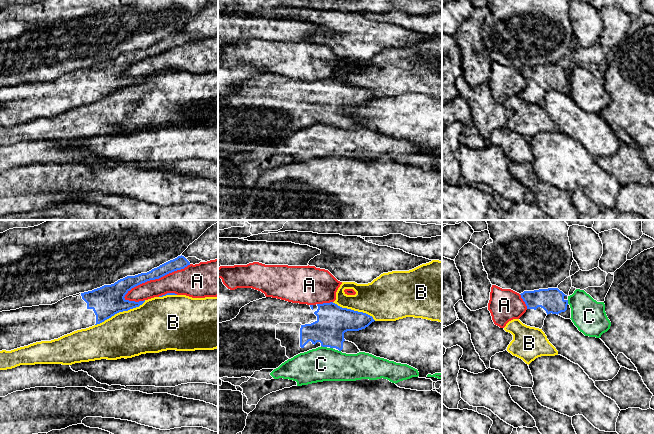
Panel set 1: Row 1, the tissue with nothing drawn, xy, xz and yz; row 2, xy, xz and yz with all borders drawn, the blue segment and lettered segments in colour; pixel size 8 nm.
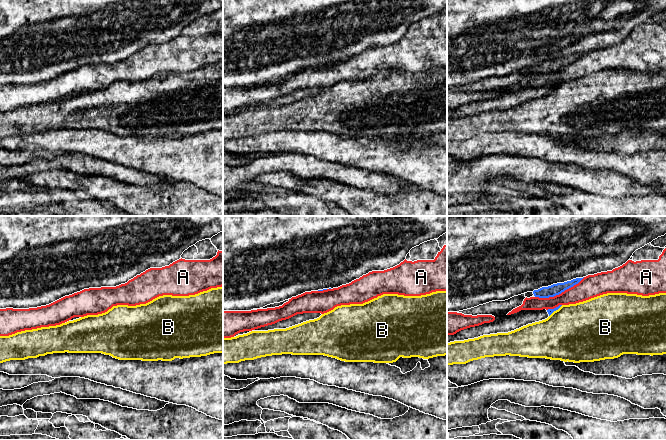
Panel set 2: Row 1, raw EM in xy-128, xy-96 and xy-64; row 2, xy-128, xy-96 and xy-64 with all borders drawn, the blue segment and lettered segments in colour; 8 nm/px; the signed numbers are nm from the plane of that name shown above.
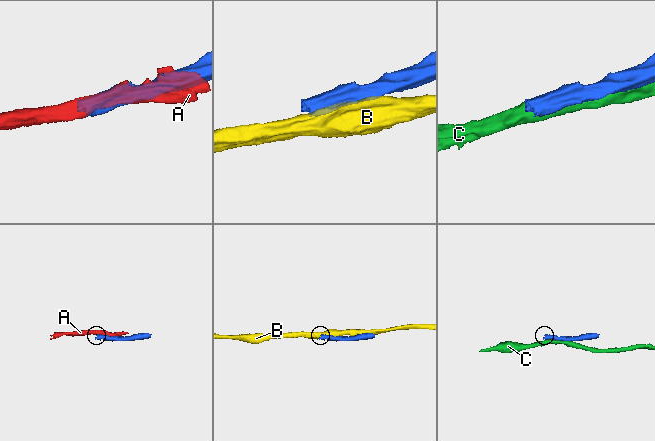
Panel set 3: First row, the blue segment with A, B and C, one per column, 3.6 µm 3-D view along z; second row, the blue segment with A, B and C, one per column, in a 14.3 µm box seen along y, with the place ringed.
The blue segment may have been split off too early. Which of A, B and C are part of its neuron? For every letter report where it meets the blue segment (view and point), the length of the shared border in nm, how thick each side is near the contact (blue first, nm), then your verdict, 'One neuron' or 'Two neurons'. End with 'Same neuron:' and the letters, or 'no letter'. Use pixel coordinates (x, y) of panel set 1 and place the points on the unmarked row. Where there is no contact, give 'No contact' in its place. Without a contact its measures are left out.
A: Touches blue at xy (155, 54). Shared border 600 nm. Thickness 110 nm (blue) against 220 nm. Two neurons
B: Touches blue at xy (120, 87). Shared border 460 nm. Thickness 260 nm (blue) against 380 nm. Two neurons
C: Touches blue at xz (324, 122). Shared border 50 nm. Thickness 260 nm (blue) against 280 nm. Two neurons
Same neuron: no letter

